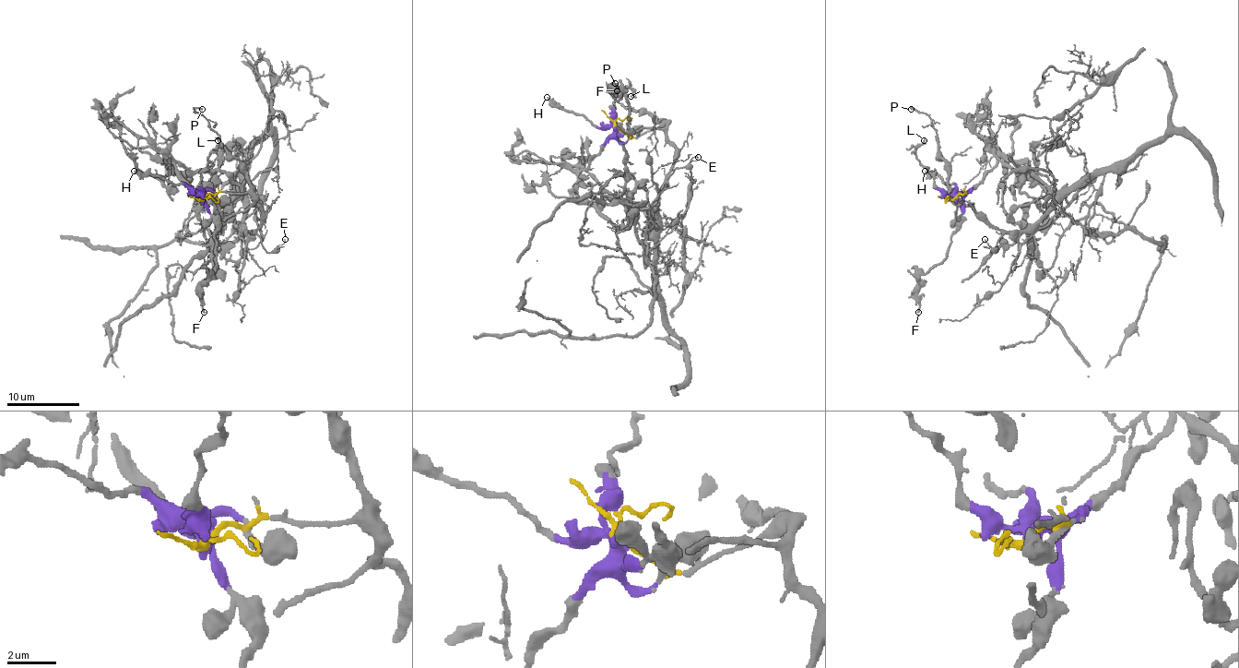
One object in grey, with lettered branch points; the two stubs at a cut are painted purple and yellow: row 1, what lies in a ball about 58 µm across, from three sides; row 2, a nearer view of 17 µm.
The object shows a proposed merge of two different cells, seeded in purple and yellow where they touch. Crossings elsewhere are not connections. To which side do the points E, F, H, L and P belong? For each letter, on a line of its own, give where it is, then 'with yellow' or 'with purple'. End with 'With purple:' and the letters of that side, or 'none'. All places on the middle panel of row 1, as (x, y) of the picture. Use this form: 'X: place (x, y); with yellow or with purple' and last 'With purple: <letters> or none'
E: place (698, 157); with yellow
F: place (617, 90); with purple
H: place (547, 97); with purple
L: place (631, 96); with purple
P: place (615, 83); with yellow
With purple: F, H, L

